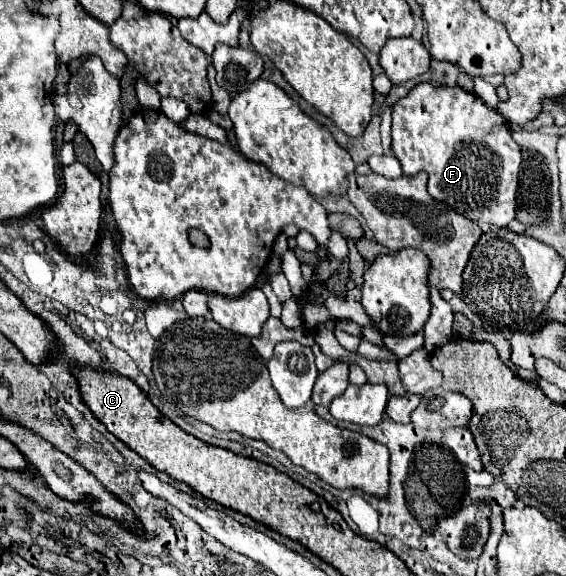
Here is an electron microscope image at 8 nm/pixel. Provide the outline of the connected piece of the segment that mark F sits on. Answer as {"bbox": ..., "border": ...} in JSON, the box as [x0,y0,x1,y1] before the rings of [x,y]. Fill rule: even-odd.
{"bbox":[392,82,522,228],"border":[[[422,82],[418,86],[414,86],[404,98],[400,98],[394,104],[394,112],[392,112],[392,152],[400,160],[402,170],[404,170],[406,176],[414,176],[418,172],[426,172],[428,174],[428,192],[430,192],[430,196],[434,200],[452,204],[452,210],[456,210],[464,218],[472,218],[472,222],[484,222],[484,224],[490,224],[490,226],[496,226],[496,228],[506,228],[516,218],[516,190],[518,190],[518,172],[520,172],[520,162],[522,162],[520,146],[512,138],[508,122],[496,110],[488,108],[478,96],[474,96],[474,94],[470,94],[470,92],[466,92],[466,90],[458,88],[458,86],[434,88],[428,82]]]}

